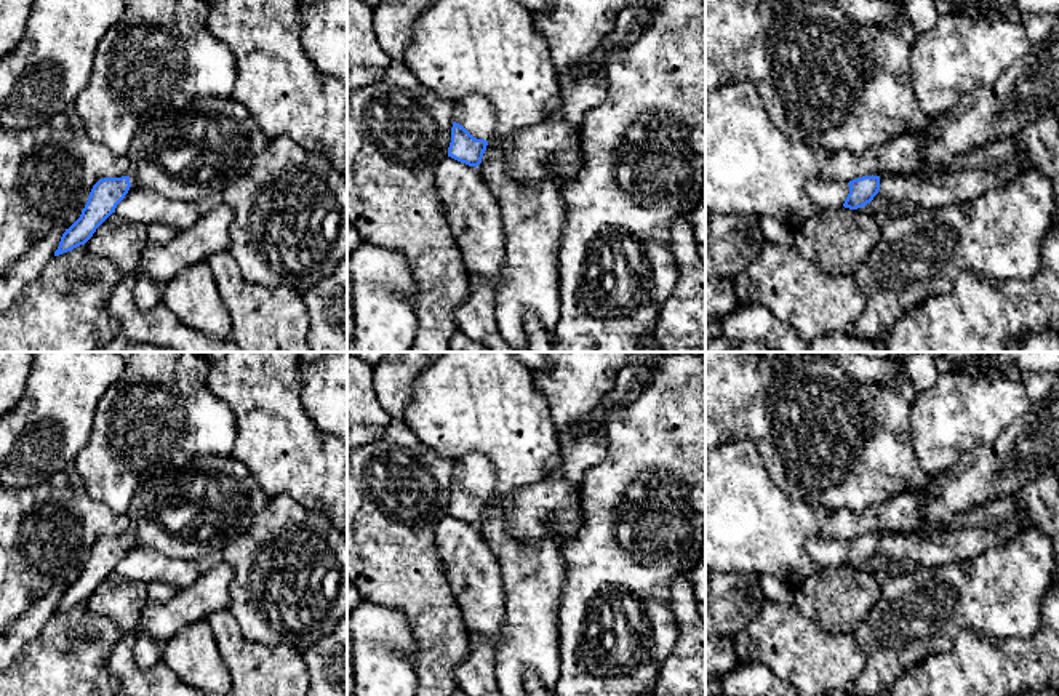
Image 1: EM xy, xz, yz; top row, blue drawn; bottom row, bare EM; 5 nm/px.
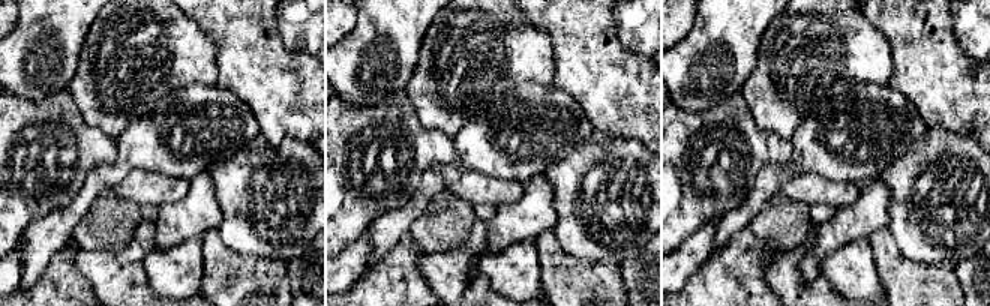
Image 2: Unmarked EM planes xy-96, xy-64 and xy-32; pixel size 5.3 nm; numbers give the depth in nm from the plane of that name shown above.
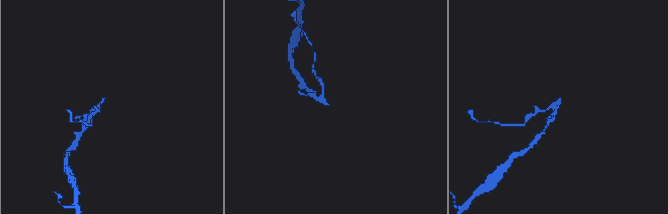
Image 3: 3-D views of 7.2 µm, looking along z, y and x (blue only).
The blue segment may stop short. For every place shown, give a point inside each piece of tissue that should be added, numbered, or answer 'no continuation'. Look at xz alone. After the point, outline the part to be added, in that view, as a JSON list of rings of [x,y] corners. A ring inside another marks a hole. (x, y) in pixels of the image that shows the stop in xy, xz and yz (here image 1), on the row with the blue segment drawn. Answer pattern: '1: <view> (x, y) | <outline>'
1: xz (475, 114) | [[[474,94],[458,101],[454,122],[477,139],[490,141],[494,138],[494,110],[483,96]]]

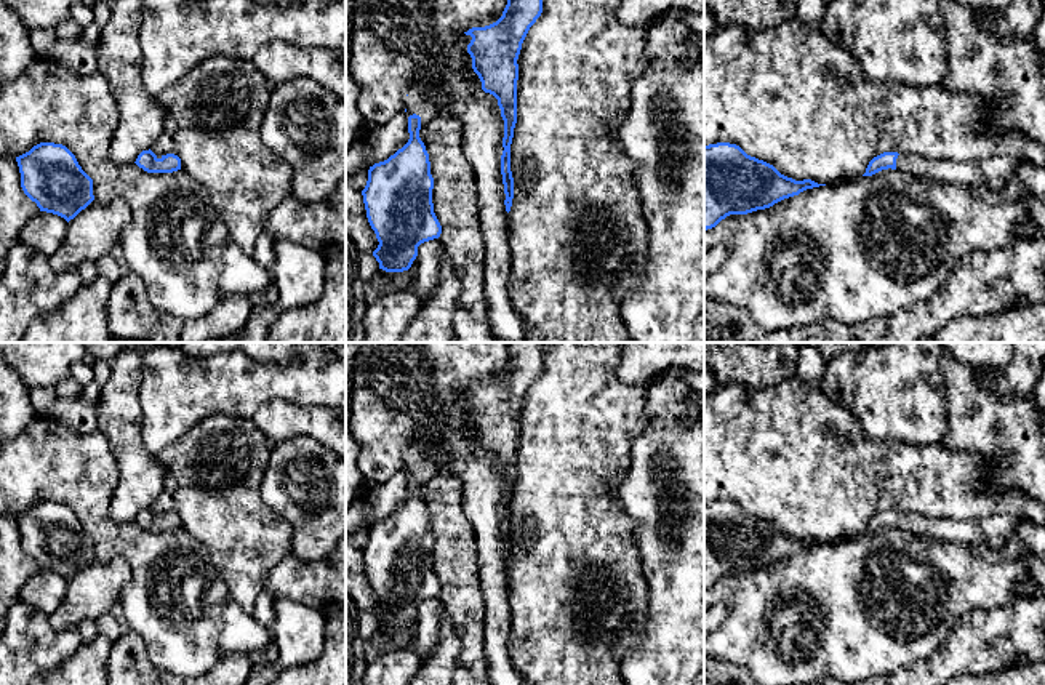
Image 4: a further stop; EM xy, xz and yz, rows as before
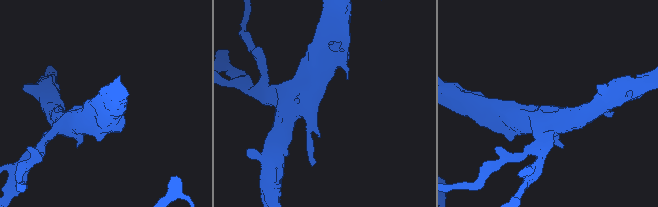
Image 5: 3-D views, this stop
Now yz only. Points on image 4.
1: yz (992, 173) | [[[922,155],[896,158],[896,170],[944,184],[986,186],[1000,190],[1011,178],[1019,162],[1013,157],[992,157],[986,160],[949,162],[928,160]]]

